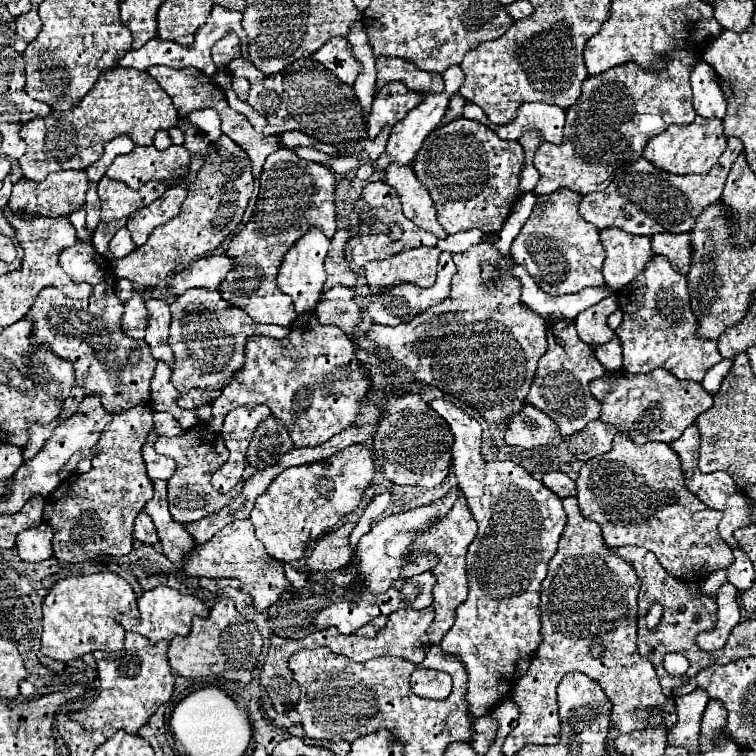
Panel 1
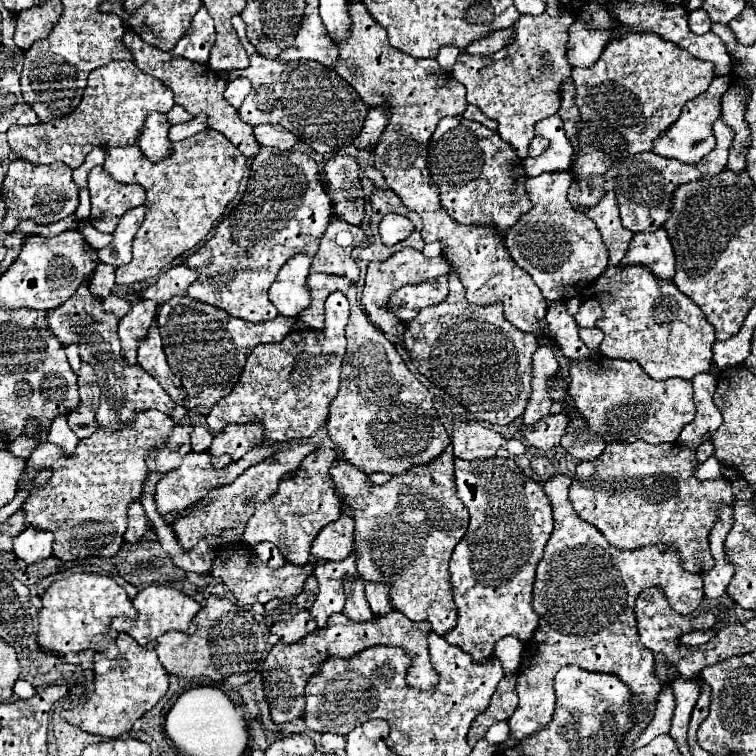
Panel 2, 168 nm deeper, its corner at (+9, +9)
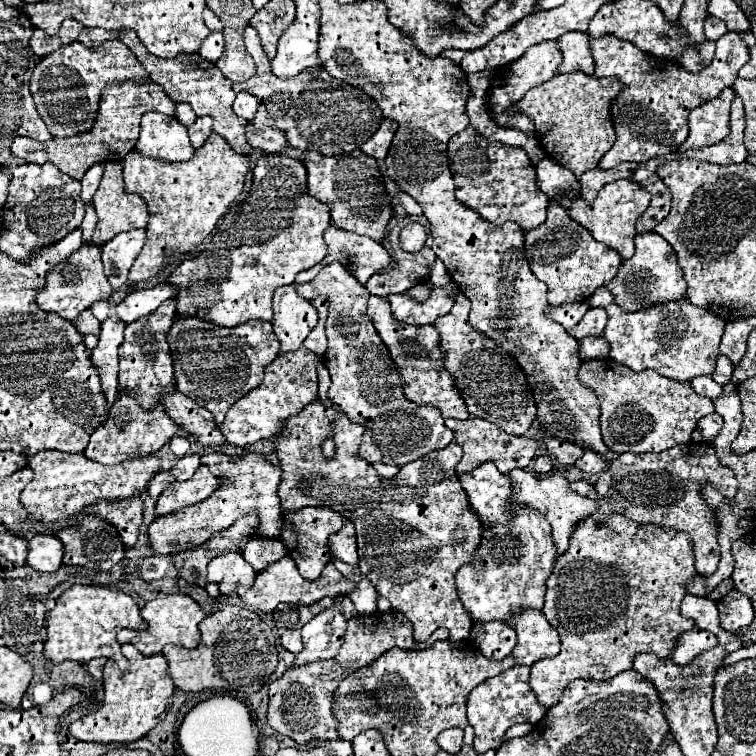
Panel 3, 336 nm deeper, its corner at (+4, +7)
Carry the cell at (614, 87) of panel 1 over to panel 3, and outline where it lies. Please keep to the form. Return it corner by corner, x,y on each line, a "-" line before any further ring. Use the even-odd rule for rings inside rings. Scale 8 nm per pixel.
729,32
716,41
713,62
699,74
683,70
673,60
661,60
643,54
629,42
621,42
615,36
601,40
591,40
591,50
595,58
597,78
617,78
623,82
623,92
611,106
613,126
617,132
617,142
603,156
599,168
609,170
621,162
645,162
653,156
663,156
677,152
689,134
687,116
693,108
717,98
723,88
731,86
737,78
739,68
749,60
749,50
737,32

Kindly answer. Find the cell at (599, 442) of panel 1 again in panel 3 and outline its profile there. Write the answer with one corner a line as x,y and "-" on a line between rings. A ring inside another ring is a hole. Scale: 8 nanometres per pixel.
585,452
583,458
577,460
575,466
577,466
581,472
585,472
585,474
599,474
599,472
605,470
607,460
601,458
601,456
597,456
595,452

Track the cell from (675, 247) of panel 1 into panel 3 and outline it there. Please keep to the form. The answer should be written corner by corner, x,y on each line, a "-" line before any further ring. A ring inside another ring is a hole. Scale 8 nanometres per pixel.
653,230
637,232
635,254
629,260
621,262
617,276
605,288
613,294
613,300
623,312
637,312
655,304
685,300
687,294
687,282
683,278
683,270
677,264
675,250
669,248
669,244
665,244
665,240

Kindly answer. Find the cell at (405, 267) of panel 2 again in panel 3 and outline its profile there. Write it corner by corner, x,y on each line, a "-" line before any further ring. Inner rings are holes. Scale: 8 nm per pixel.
371,296
367,304
367,314
375,324
377,334
381,336
383,344
387,346
391,360
397,368
397,372
403,378
403,390
405,398
409,398
415,404
429,404
441,410
443,418
455,418
455,420
467,420
469,412
467,406
455,388
453,376
445,370
443,356
441,356
441,346
439,346
439,332
433,326
411,326
411,324
401,324
393,318
389,312
389,302
379,296

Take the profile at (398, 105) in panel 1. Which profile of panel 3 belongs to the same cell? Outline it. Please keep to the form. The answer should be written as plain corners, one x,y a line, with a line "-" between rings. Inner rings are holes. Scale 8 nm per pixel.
383,120
383,124
381,124
381,128
375,132
375,136
371,138
371,140
367,140
363,146
361,146
361,150
365,152
365,154
369,154
369,156
373,156
373,158
385,158
387,156
387,150
389,150
389,146
391,146
391,140
393,140
393,136
395,136
395,132
397,132
397,124
393,122
393,120

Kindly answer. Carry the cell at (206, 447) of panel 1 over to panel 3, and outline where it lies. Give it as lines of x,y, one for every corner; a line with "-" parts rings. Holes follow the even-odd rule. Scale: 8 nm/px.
201,466
193,478
185,480
185,482
173,482
169,484
169,488
165,488
155,504
155,512
157,516
161,514
169,514
169,512
177,512
179,508
197,504
201,500
205,500
207,496
211,496
217,488
219,480
215,480
215,476

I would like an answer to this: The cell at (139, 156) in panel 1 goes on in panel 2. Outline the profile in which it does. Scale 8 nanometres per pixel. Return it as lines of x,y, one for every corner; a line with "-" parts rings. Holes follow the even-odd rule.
206,128
174,144
170,156
152,162
134,146
106,148
104,170
118,182
140,184
146,190
146,218
132,242
132,262
116,268
116,284
134,284
158,276
170,262
194,250
220,220
224,208
236,198
246,158
220,132

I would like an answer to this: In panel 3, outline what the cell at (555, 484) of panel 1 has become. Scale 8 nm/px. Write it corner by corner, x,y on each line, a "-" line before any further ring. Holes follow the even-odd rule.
537,456
533,460
533,470
537,474
547,474
547,472
551,472
551,468
553,468
553,460
549,456

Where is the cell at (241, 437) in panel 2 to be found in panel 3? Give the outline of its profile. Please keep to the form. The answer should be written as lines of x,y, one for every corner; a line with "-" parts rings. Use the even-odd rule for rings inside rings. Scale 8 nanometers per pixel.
205,454
201,456
201,464
207,466
219,480
219,488
205,498
199,504
185,506
177,512
157,516
149,528
149,546
153,548
153,554
177,554
185,550
199,548
207,540
213,538
215,532
227,530
233,526
239,518
247,514
255,514
259,518
255,526
255,536
261,540
275,540
281,536
283,520
279,512
279,500
277,500
277,486
281,482
281,470
277,466
271,466
261,454
245,454
241,458
231,458
225,454

